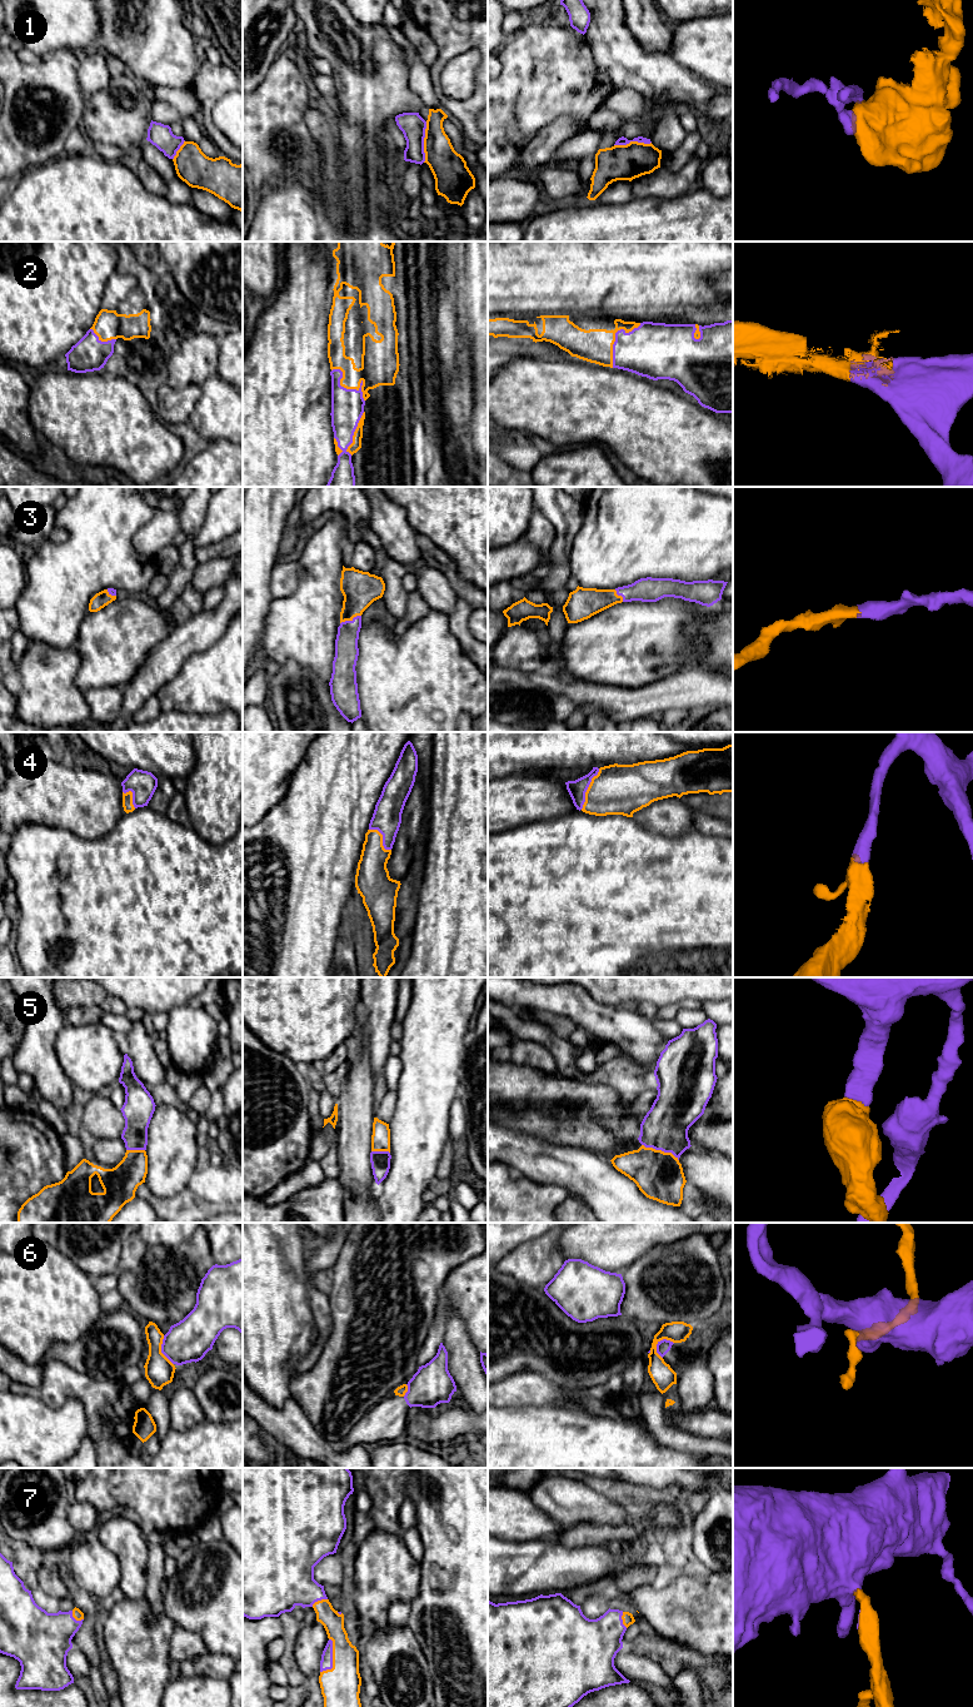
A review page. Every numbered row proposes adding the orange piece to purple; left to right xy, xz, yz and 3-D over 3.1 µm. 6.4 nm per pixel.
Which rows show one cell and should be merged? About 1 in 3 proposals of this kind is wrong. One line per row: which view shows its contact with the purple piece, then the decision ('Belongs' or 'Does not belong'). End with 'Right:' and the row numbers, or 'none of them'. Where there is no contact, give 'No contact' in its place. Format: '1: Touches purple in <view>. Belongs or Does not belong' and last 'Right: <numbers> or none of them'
1: Touches purple in xz. Does not belong
2: Touches purple in xz. Belongs
3: Touches purple in xz. Belongs
4: Touches purple in yz. Belongs
5: Touches purple in yz. Belongs
6: Touches purple in yz. Does not belong
7: Touches purple in xz. Belongs
Right: 2, 3, 4, 5, 7

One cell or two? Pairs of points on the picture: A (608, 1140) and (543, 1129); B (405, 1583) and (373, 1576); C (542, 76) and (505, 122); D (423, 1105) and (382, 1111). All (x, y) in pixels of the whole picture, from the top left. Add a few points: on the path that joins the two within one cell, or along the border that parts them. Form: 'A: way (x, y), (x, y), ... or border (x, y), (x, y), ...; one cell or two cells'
A: way (592, 1136), (580, 1133), (559, 1131); one cell
B: way (398, 1579), (394, 1576), (380, 1576); one cell
C: way (534, 88), (512, 110); one cell
D: border (397, 1091), (393, 1116), (388, 1123); two cells

